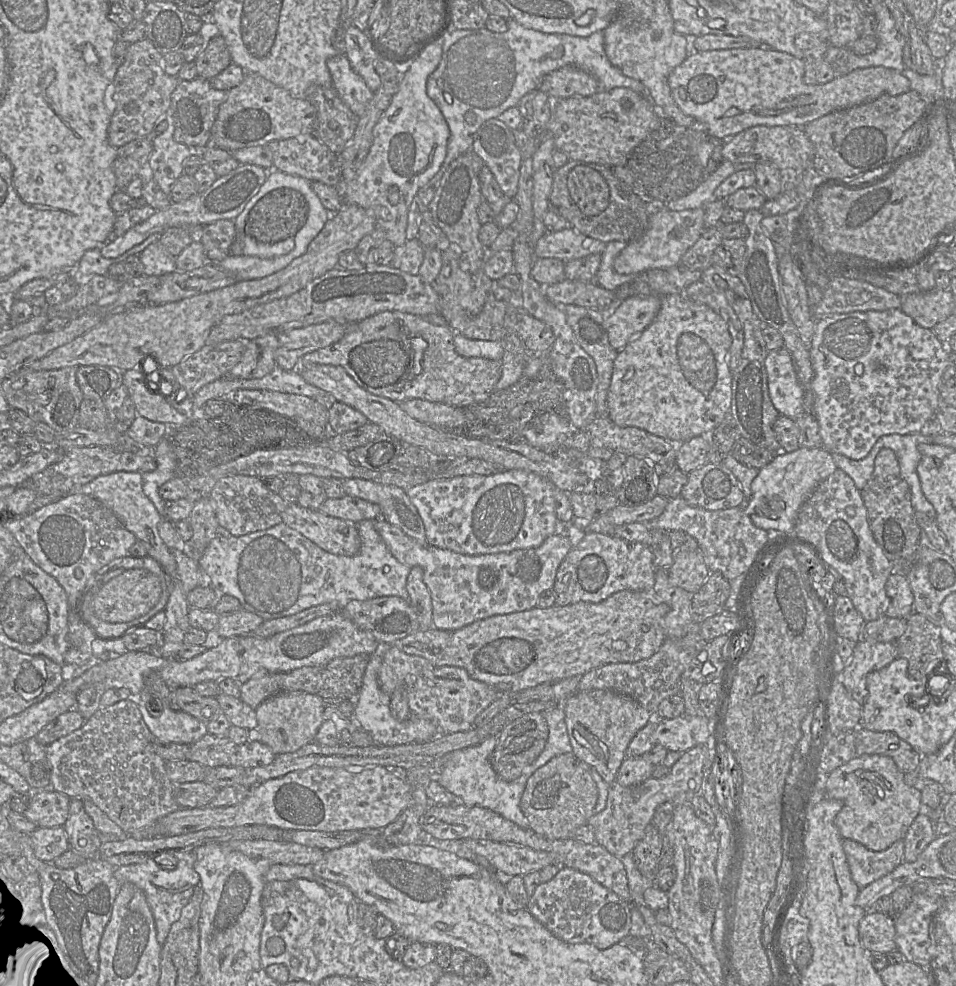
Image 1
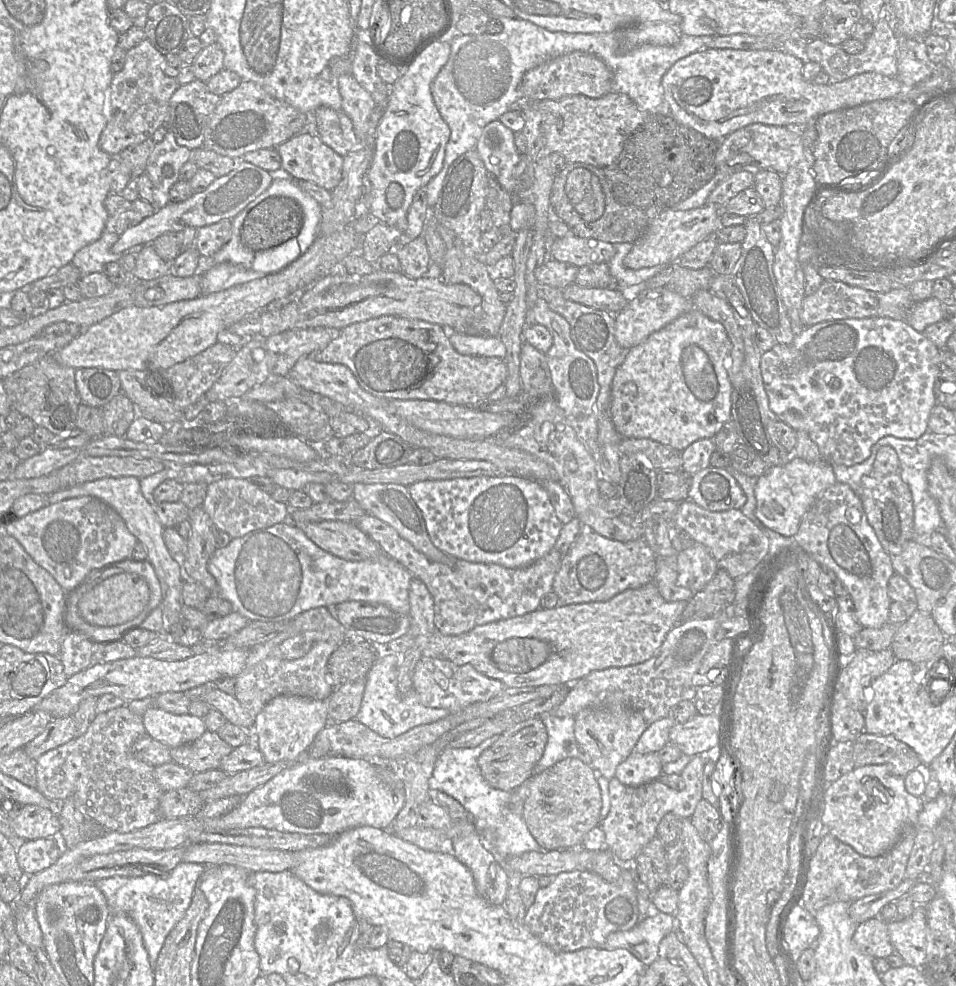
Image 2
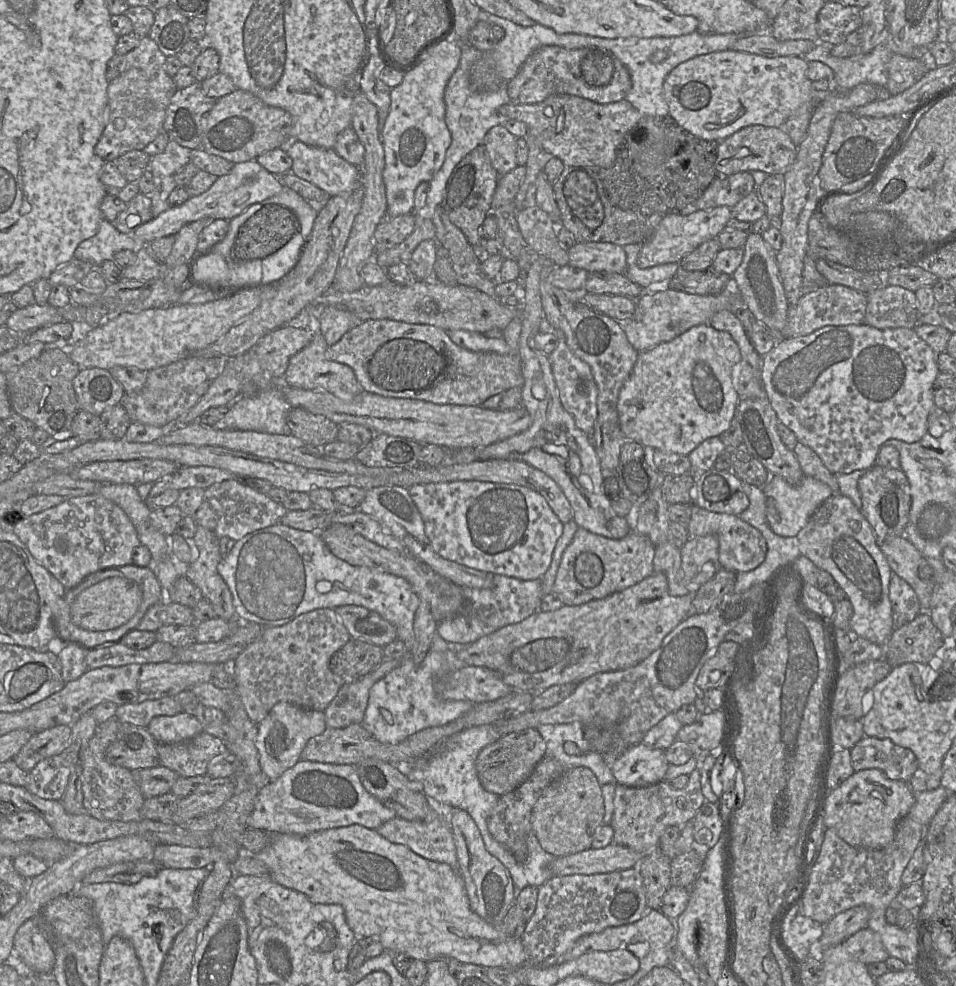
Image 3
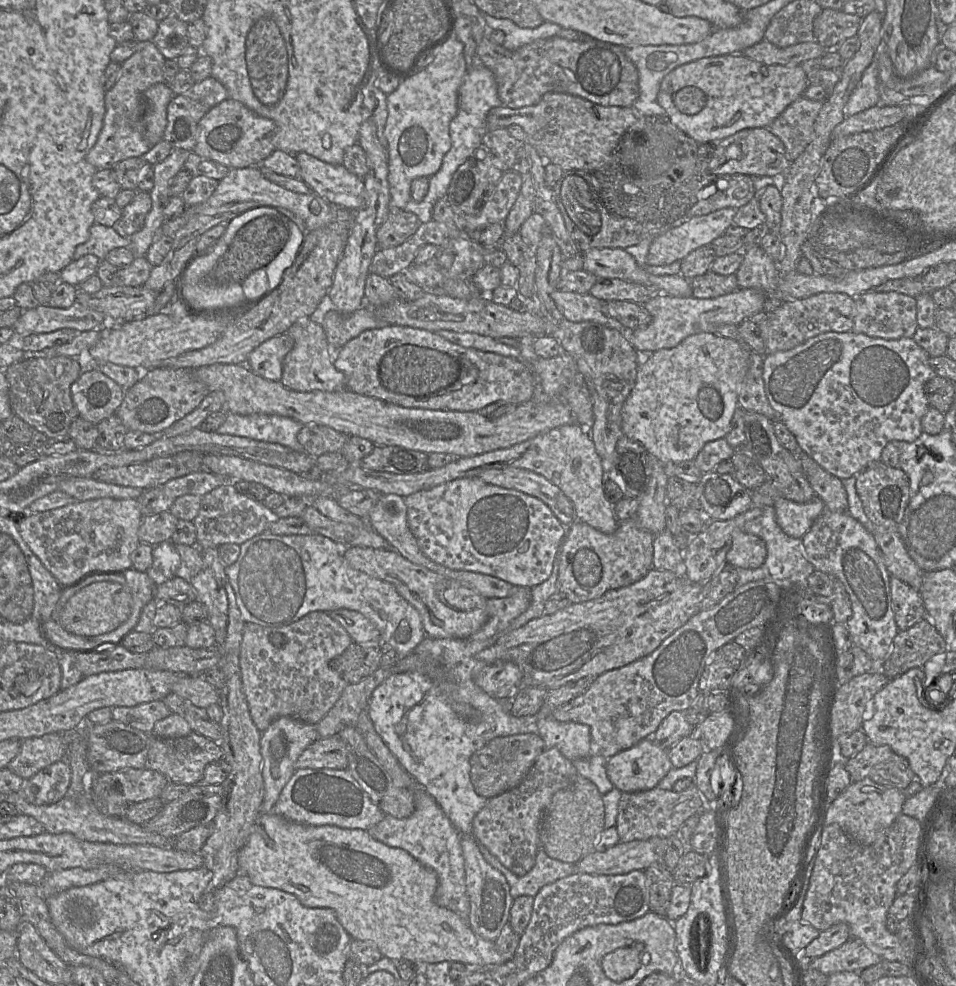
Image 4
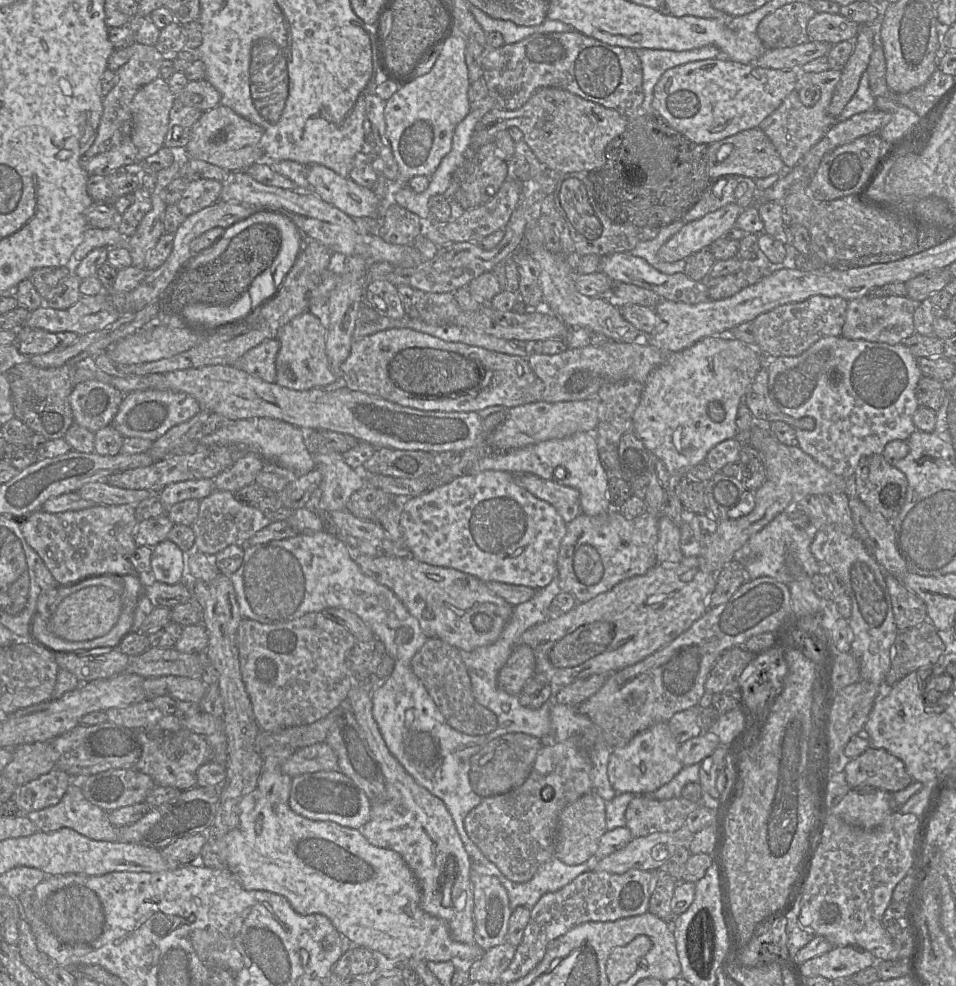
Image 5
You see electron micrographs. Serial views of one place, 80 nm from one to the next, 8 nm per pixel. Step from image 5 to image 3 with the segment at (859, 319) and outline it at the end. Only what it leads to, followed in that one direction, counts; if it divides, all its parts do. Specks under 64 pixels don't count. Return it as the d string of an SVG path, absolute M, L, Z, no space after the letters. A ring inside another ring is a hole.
M886 286L867 293L865 324L878 328L912 328L919 323L915 292L901 286Z

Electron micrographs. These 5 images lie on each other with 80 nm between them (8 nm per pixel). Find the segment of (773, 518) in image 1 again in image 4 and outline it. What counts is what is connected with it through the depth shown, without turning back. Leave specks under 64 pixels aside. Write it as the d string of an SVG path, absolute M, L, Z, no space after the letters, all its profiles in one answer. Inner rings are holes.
M818 496L806 503L797 503L780 497L773 507L776 521L785 534L793 538L802 538L824 511L825 504Z

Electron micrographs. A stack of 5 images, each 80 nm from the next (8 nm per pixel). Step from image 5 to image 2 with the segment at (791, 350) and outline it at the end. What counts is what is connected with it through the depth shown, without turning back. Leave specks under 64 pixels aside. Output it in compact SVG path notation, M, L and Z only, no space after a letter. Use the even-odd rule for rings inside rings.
M824 280L816 292L802 300L801 322L804 327L846 318L878 315L877 293L833 280Z

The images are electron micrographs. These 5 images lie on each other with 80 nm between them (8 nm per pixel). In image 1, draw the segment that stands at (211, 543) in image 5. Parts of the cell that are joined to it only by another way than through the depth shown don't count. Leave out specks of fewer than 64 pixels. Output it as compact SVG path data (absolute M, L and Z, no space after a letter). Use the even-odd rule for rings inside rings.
M246 475L226 476L218 479L209 497L214 505L219 526L235 537L265 530L281 523L282 512L287 504L278 494L269 490L262 479Z

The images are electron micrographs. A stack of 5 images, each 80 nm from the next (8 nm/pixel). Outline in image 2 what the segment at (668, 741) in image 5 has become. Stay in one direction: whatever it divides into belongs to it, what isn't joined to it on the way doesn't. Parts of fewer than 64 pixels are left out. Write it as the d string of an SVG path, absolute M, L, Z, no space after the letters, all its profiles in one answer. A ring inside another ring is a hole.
M632 752L617 766L615 778L624 785L640 786L658 779L663 773L662 766L658 752Z

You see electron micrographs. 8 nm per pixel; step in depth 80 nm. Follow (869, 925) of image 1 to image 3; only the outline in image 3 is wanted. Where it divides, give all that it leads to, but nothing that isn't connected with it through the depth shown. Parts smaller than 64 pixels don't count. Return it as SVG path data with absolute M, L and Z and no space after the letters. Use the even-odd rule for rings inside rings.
M869 927L859 930L841 944L852 958L866 965L885 962L890 956L880 935Z

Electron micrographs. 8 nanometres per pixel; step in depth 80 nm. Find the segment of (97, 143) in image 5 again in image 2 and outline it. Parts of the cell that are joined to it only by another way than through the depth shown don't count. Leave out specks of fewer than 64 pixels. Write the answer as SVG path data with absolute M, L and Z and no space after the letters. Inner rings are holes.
M145 38L127 51L123 68L113 75L111 115L99 139L99 147L112 157L117 157L128 146L151 138L166 122L170 98L180 84L176 78L164 73L164 60L165 56Z

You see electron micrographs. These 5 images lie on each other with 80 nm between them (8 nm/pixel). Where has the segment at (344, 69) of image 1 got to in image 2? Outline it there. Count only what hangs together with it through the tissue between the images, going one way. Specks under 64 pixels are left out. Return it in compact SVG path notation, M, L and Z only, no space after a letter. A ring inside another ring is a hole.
M352 74L340 76L338 88L342 99L341 110L351 119L358 141L372 147L370 116L376 108L372 96Z

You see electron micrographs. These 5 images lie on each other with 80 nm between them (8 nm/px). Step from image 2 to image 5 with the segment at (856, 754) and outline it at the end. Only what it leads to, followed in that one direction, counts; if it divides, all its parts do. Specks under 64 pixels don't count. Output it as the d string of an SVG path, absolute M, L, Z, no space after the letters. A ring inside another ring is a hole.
M871 746L858 757L845 760L842 766L851 788L872 786L894 793L913 782L904 762L882 748Z

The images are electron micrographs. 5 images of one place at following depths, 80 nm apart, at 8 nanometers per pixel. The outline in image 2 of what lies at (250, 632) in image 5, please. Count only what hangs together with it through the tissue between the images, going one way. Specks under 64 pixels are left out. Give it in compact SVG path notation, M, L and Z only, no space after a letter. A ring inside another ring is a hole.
M317 607L301 613L290 620L287 629L277 636L250 648L244 669L235 677L235 697L253 718L277 696L292 695L327 701L333 693L327 673L327 662L344 641L346 629L330 608ZM306 631L322 632L322 641L317 642L302 658L286 660L278 657L278 646L284 640Z

